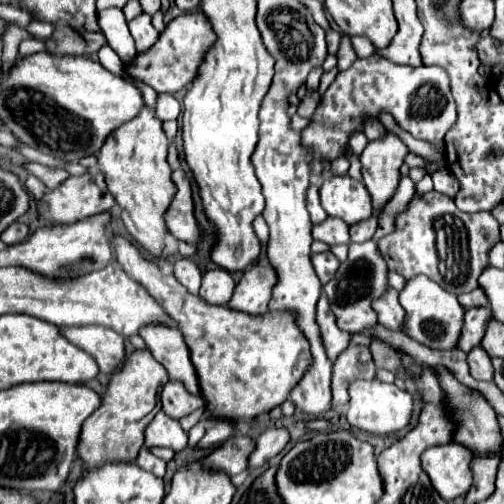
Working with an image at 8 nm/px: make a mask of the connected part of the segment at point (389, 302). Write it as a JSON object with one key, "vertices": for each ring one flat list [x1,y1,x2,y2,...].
{"vertices":[[388,288,388,294,384,294,384,298,376,300,374,310,378,314,378,322,394,332,402,332,404,330,404,308,398,302,398,292,394,288]]}

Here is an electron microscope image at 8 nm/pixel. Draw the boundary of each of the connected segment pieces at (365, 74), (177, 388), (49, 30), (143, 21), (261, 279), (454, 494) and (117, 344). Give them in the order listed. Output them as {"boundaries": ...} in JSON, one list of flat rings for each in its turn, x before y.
{"boundaries":[[[372,54,370,58,356,60,348,70,336,76,332,86,322,96,320,110,316,110,312,116,314,122,302,130,304,146,312,146,314,150,314,172,322,172,320,158,334,160,342,156,348,146,350,132,362,128,362,118,366,114,378,116,380,110,390,112,398,126,410,132,414,138,434,146,444,144,446,132,458,118,448,86,448,76,440,66,400,66,380,58,378,54]],[[166,382,166,386,160,392,160,402,162,410,172,418,182,418,204,404,200,396,188,394,188,390,180,386,180,382]],[[32,20,32,24,28,26,28,32,34,34,36,38,50,38,54,34,54,26,48,24,48,22,44,22,44,20,40,20,40,22]],[[140,14,134,20,130,20,130,34,136,42,136,50,148,50,148,46,152,46,158,38,158,30,152,26,152,16,150,14]],[[256,262,242,274,228,306,248,314,264,314,268,312,274,286,276,286,274,266,270,262]],[[448,442,448,444,442,444,442,446,432,446,428,448,422,456,420,456,420,462,422,462,422,470,428,474,434,490,446,500,456,500,458,496,466,496,466,492,470,490,470,484,472,484,472,474,468,470,468,462,470,462,470,450,458,442]],[[68,326,62,334,78,348,94,356,100,372,112,374,126,360,124,338,104,326]]]}

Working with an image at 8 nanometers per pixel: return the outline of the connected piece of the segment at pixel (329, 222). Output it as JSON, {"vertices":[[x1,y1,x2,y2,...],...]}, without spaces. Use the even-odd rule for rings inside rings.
{"vertices":[[326,218,322,224,312,228,312,238,326,242,328,246,336,244,350,244,350,234,348,234,348,224,340,218]]}

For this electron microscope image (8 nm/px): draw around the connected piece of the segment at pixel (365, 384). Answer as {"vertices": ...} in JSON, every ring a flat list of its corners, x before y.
{"vertices":[[356,380,350,384,350,402,346,418,352,426,368,434,394,434,404,430,412,418,412,396,400,390,396,384,384,384,380,380]]}

